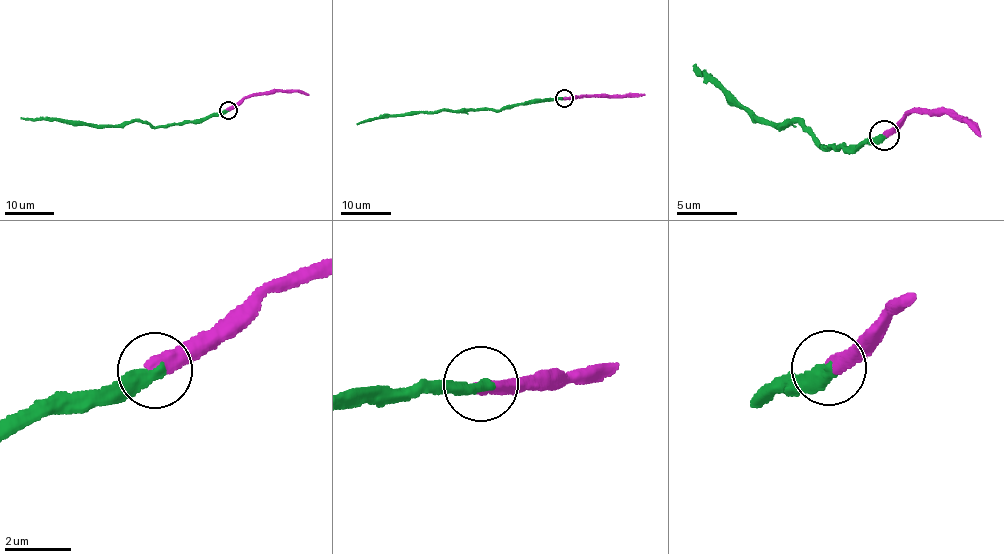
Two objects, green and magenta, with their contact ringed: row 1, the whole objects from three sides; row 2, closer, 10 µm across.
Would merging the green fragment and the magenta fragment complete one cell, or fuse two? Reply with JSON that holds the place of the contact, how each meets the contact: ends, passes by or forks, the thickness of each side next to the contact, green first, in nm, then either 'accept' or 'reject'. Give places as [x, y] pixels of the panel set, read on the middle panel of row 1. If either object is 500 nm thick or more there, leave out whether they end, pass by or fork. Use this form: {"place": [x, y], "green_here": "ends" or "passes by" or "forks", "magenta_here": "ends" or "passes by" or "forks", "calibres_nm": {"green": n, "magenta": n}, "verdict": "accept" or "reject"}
{"place": [564, 98], "green_here": "ends", "magenta_here": "ends", "calibres_nm": {"green": 420, "magenta": 400}, "verdict": "accept"}

